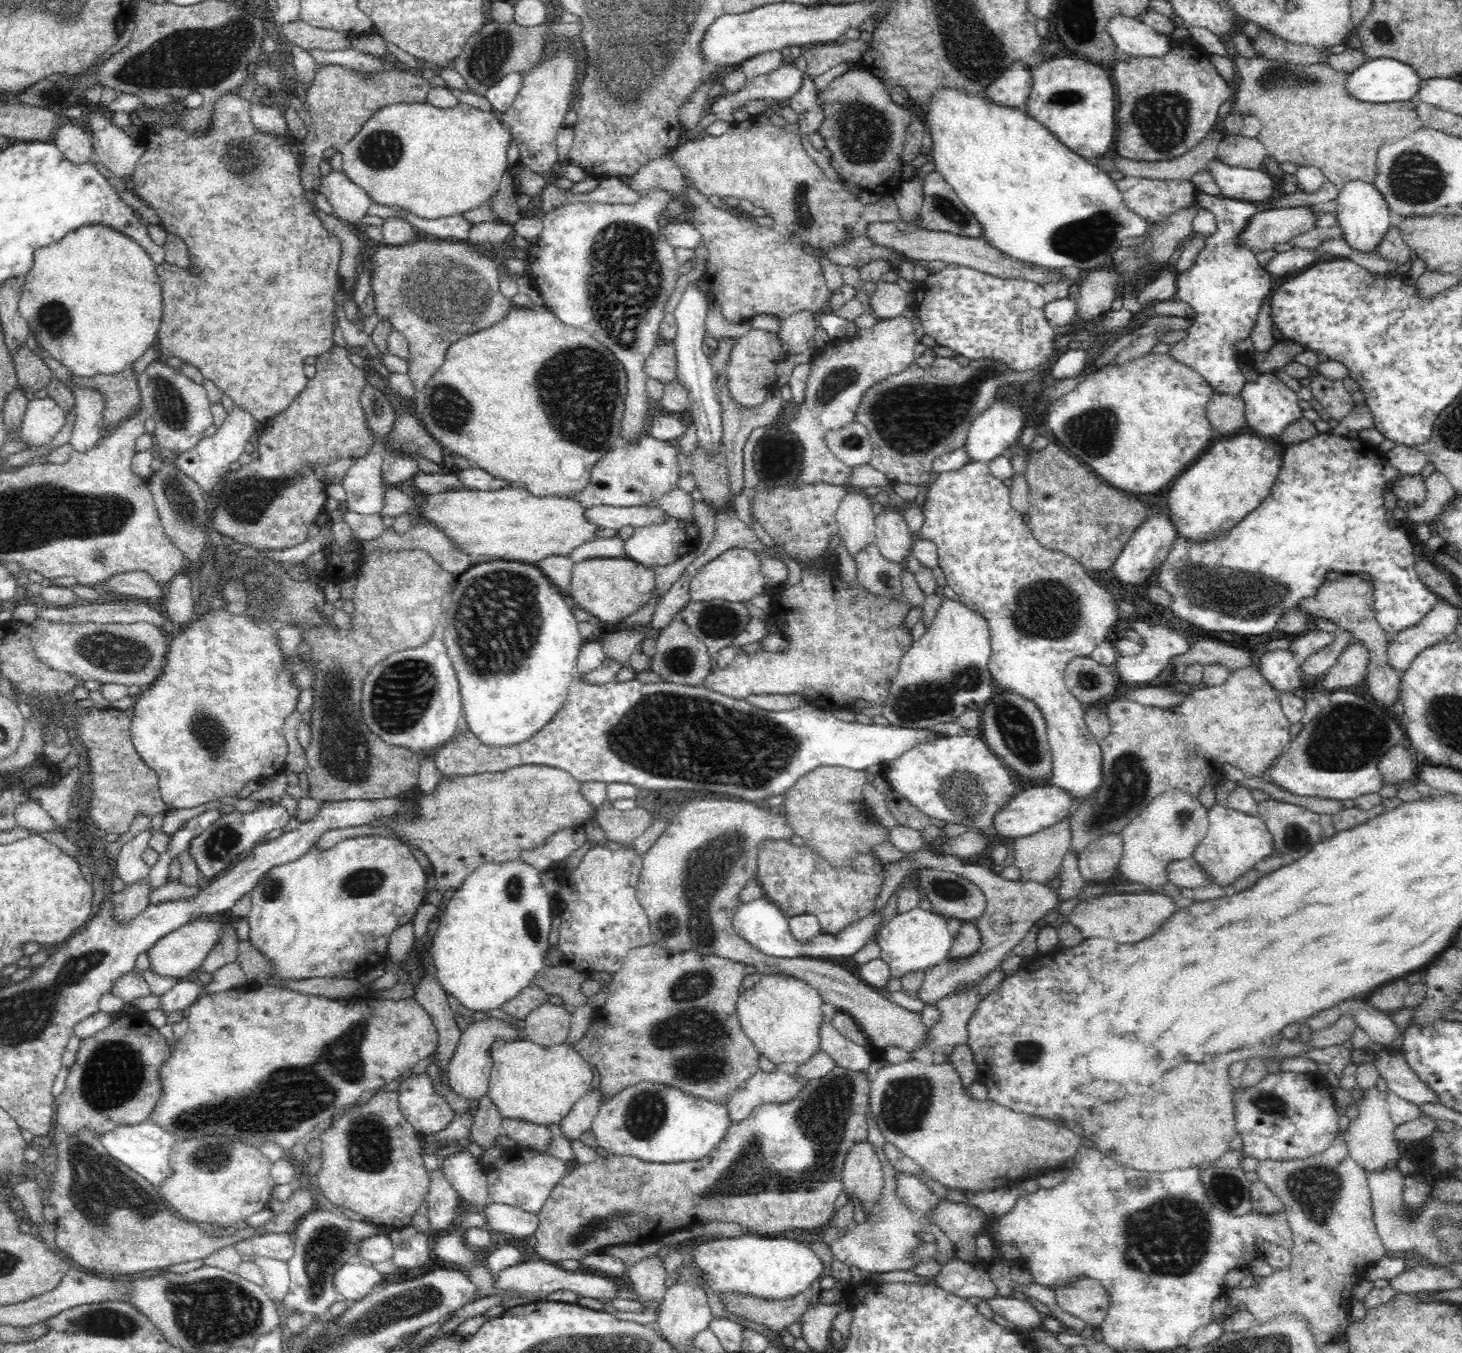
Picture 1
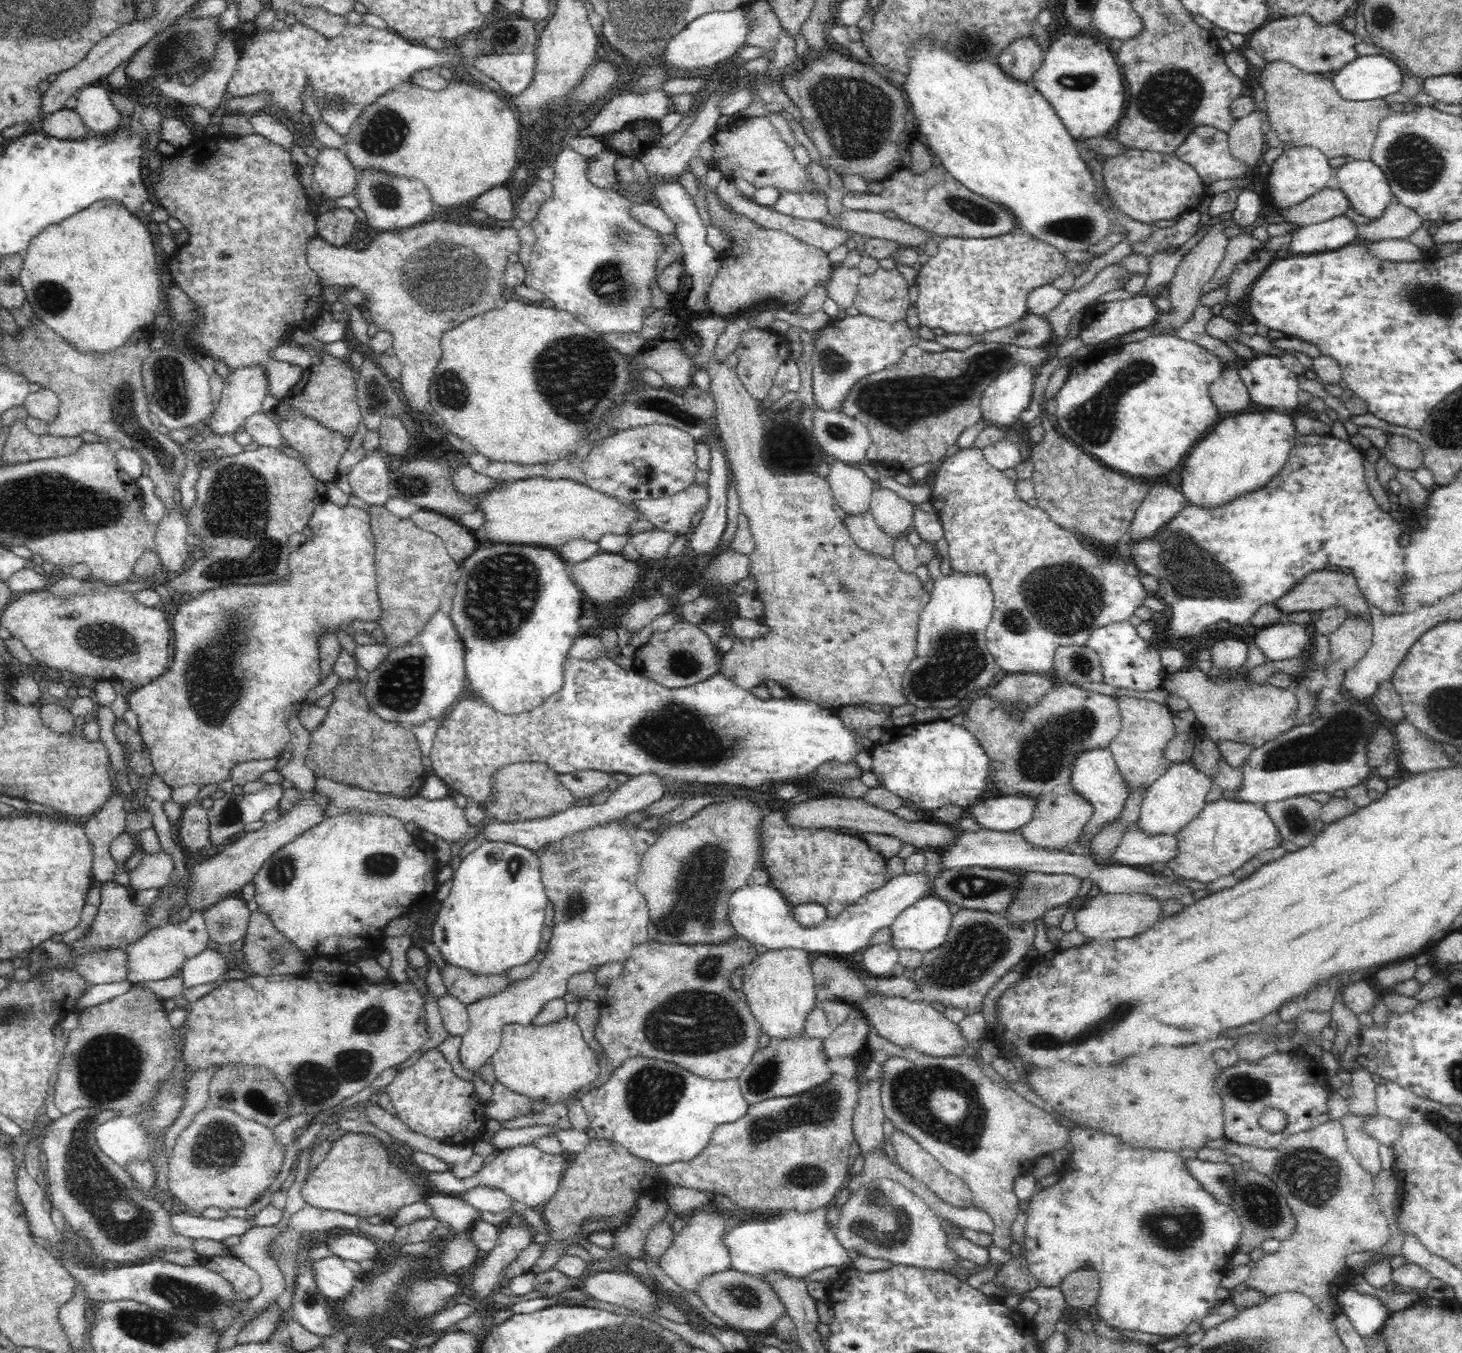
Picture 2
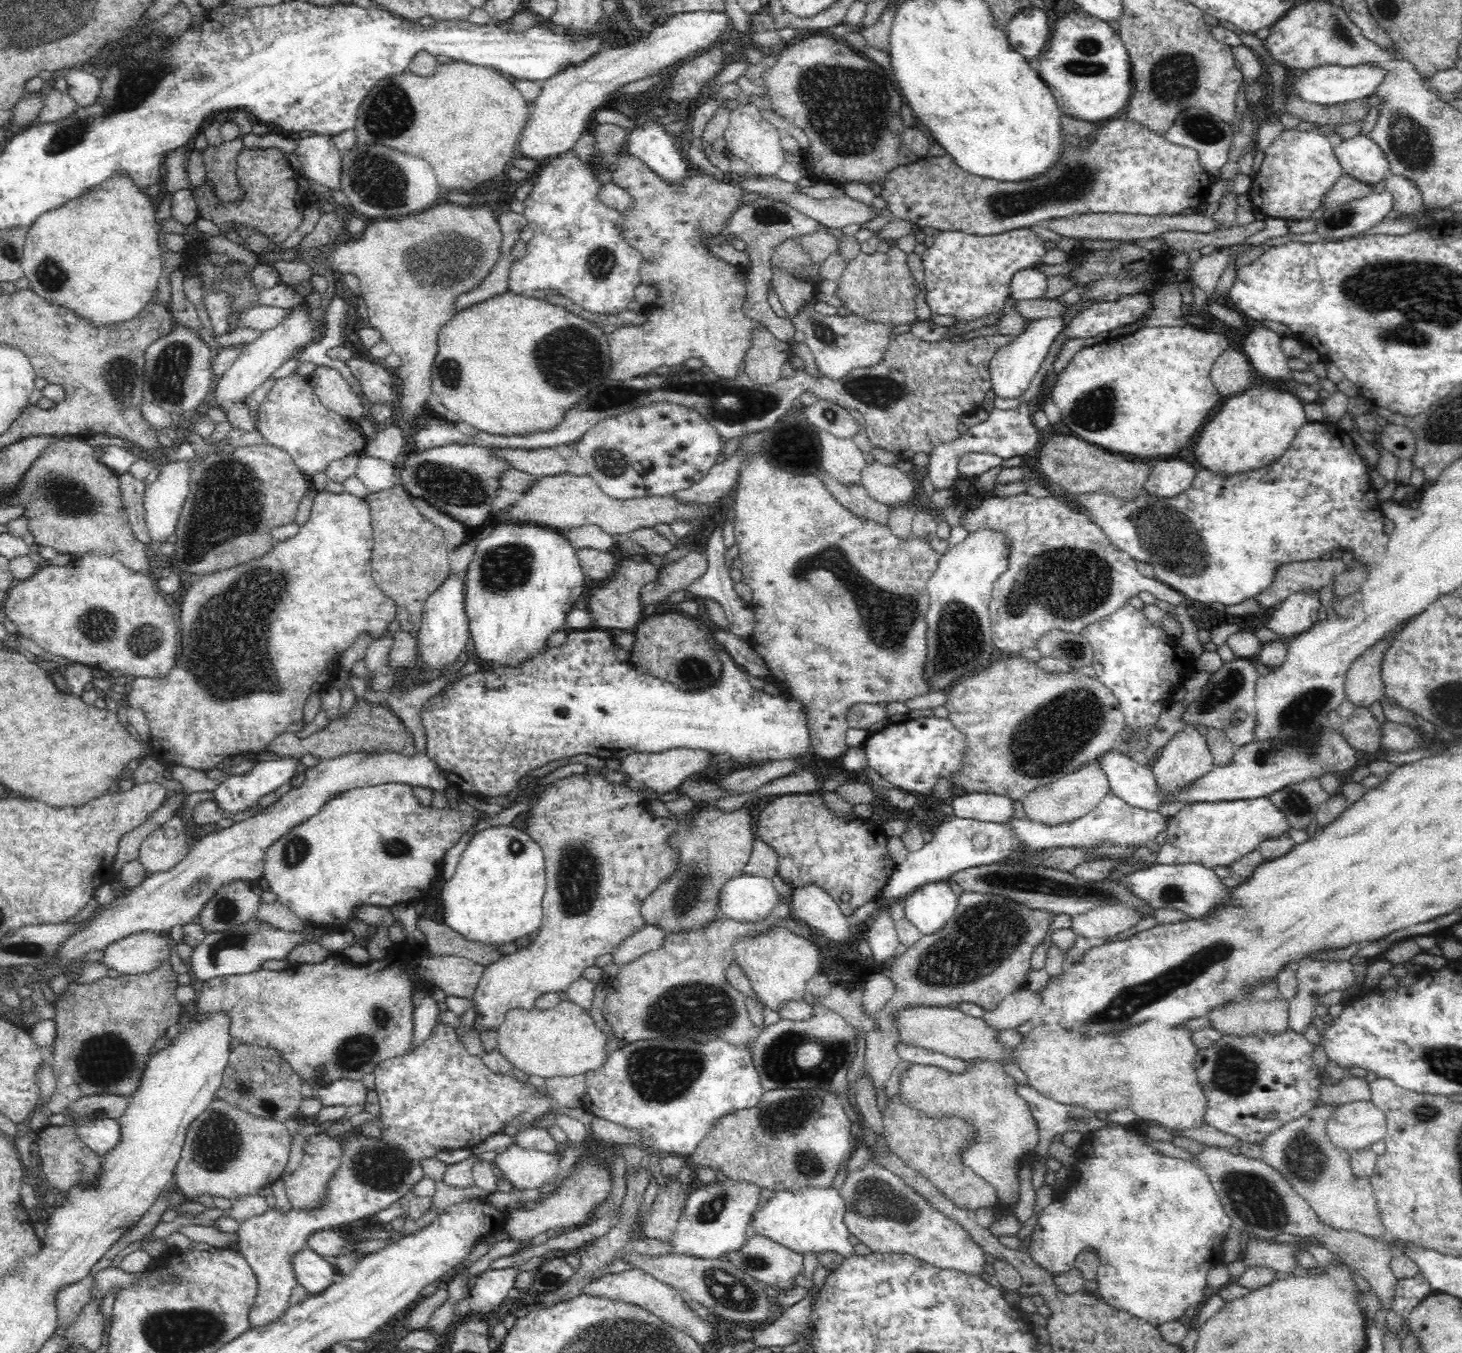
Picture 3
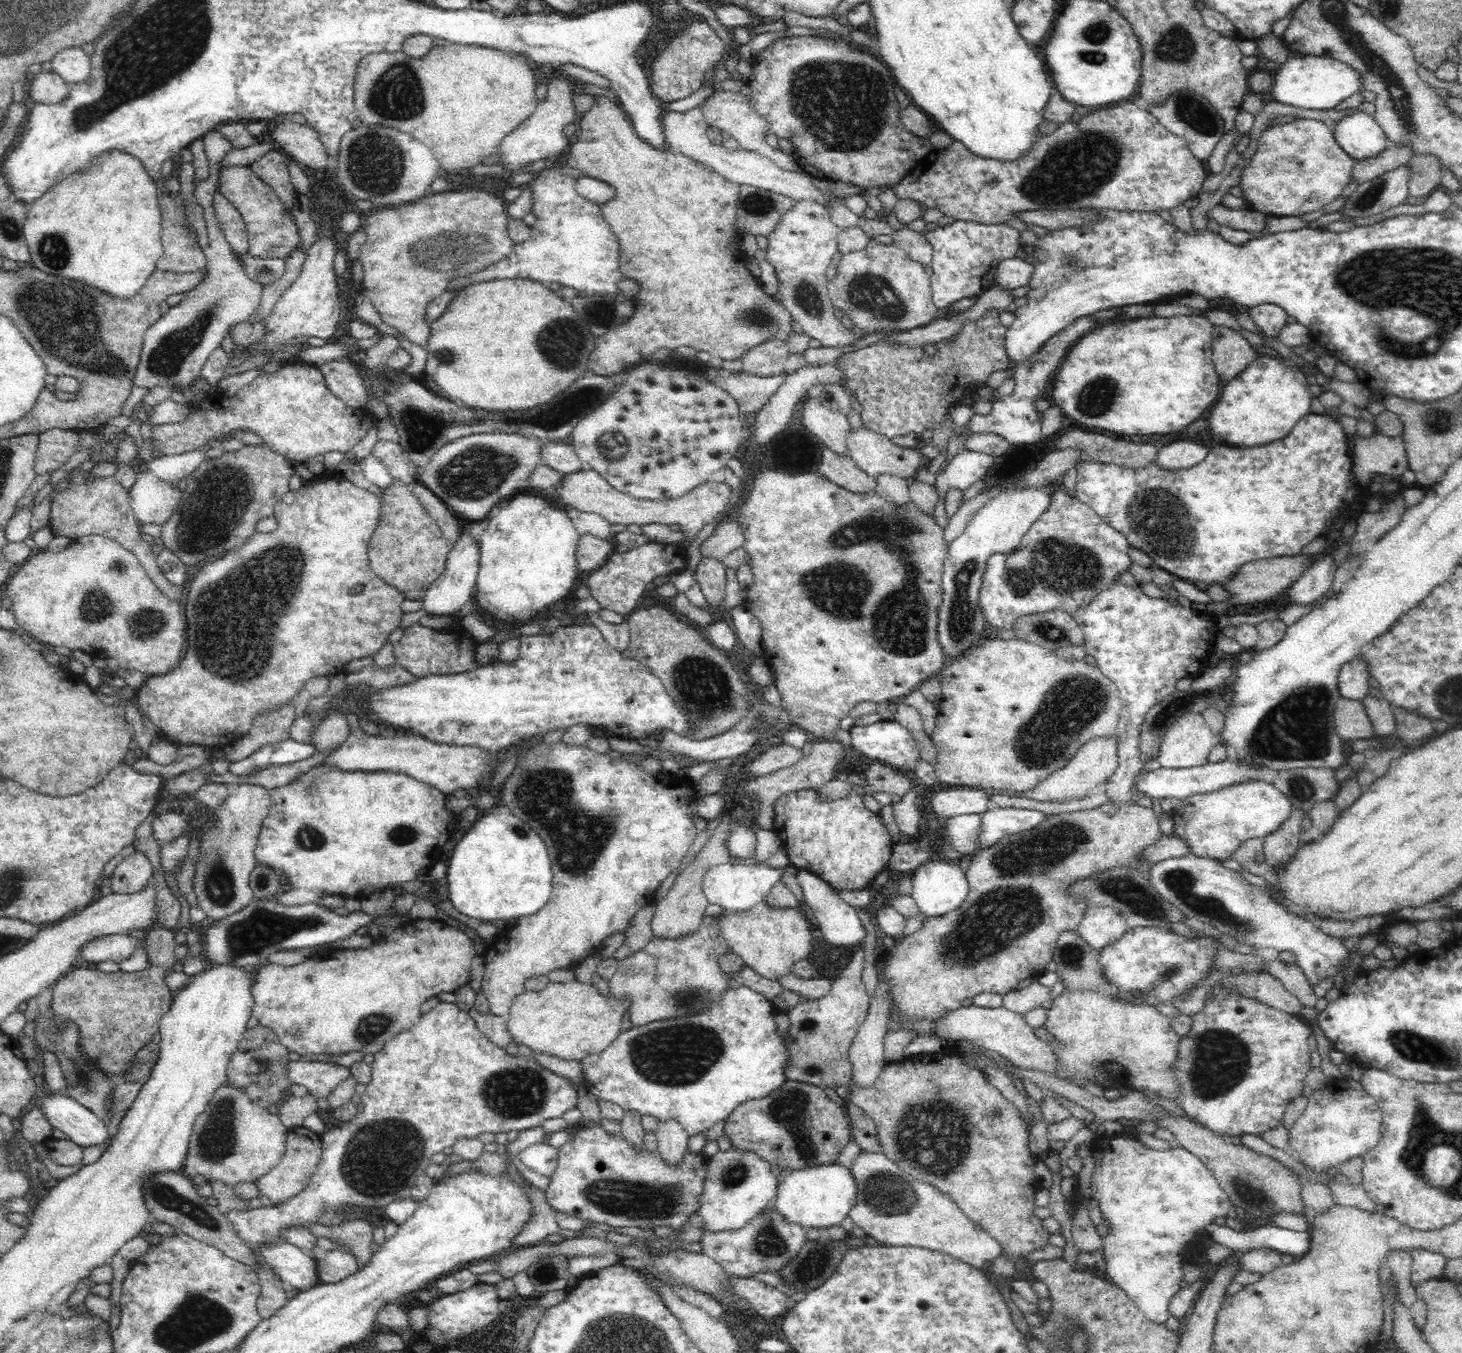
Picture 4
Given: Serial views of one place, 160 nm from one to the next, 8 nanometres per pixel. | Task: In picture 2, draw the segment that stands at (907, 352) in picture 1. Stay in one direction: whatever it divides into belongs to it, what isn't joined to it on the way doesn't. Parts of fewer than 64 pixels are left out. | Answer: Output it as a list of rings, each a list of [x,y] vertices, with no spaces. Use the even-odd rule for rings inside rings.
[[[858,314],[858,316],[848,315],[844,320],[831,321],[827,325],[816,329],[811,358],[812,392],[814,394],[814,404],[816,404],[814,408],[840,410],[839,404],[857,380],[894,364],[903,355],[904,349],[908,345],[916,344],[916,342],[917,337],[905,321],[890,324],[862,314]]]

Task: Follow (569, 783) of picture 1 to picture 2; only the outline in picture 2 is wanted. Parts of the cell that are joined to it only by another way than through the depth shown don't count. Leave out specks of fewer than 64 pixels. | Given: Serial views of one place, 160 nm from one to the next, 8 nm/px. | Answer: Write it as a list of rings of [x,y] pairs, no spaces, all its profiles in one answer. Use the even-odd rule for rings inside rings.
[[[517,763],[508,767],[502,768],[498,774],[495,775],[495,786],[497,789],[497,802],[492,804],[483,805],[485,816],[496,821],[515,821],[522,819],[549,817],[559,812],[565,811],[572,805],[576,805],[576,798],[572,792],[563,784],[558,782],[555,777],[556,772],[551,768],[545,768],[542,764],[534,763]]]

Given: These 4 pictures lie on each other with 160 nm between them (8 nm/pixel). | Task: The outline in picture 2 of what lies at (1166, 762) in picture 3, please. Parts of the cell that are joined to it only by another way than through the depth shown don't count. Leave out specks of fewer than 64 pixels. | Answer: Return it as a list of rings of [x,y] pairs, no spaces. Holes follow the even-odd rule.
[[[1191,759],[1170,763],[1146,791],[1138,821],[1146,833],[1174,835],[1207,803],[1206,796],[1214,786],[1210,776],[1202,774]]]

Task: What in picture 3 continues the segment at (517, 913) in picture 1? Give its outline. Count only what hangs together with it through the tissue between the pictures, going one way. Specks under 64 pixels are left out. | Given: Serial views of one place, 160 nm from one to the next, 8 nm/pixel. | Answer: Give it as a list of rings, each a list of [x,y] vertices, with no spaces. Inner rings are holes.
[[[514,823],[500,824],[478,831],[462,851],[452,878],[444,882],[441,893],[444,923],[460,931],[466,939],[482,941],[494,948],[529,938],[536,932],[543,919],[541,902],[546,892],[545,870],[542,847],[524,832],[524,829],[516,829]]]

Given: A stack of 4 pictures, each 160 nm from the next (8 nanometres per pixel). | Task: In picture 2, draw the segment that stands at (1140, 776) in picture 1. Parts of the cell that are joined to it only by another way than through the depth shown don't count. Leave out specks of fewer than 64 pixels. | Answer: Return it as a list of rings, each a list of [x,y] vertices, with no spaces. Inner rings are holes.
[[[1197,667],[1182,668],[1174,674],[1167,674],[1165,690],[1184,698],[1194,712],[1199,734],[1208,736],[1218,744],[1220,740],[1232,740],[1241,744],[1251,744],[1252,748],[1272,740],[1276,735],[1289,731],[1296,723],[1298,701],[1292,690],[1266,684],[1243,684],[1233,676],[1227,681],[1211,680]],[[1125,695],[1118,697],[1118,700],[1120,715],[1122,715],[1122,728],[1108,748],[1120,767],[1120,773],[1127,777],[1132,793],[1140,786],[1149,788],[1153,780],[1156,780],[1156,777],[1165,771],[1168,764],[1172,763],[1164,760],[1161,752],[1166,741],[1173,735],[1175,728],[1171,719],[1172,711],[1165,704]]]

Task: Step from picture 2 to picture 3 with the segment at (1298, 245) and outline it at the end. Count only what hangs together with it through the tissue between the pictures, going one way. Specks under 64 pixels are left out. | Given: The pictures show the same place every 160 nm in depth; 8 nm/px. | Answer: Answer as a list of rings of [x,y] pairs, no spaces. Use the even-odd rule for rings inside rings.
[[[1385,186],[1379,187],[1368,196],[1353,198],[1326,208],[1316,222],[1314,232],[1329,240],[1356,236],[1375,226],[1384,216],[1388,216],[1392,208],[1392,191]]]

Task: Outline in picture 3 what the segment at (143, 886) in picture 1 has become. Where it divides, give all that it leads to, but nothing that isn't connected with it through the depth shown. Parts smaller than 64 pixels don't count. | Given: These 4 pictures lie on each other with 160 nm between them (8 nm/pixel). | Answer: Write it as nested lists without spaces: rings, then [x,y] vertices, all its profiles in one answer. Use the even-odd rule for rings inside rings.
[[[172,817],[155,828],[141,843],[140,863],[149,872],[155,873],[178,864],[187,854],[191,845],[186,833],[186,820]]]

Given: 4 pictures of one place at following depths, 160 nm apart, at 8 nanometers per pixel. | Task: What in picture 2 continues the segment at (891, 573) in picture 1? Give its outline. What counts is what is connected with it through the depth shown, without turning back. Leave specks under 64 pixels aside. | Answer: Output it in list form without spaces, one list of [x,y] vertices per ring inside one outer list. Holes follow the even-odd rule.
[[[871,511],[864,514],[844,514],[844,522],[846,522],[847,531],[852,539],[862,548],[880,554],[884,558],[888,558],[894,552],[893,536],[885,532],[875,520]]]

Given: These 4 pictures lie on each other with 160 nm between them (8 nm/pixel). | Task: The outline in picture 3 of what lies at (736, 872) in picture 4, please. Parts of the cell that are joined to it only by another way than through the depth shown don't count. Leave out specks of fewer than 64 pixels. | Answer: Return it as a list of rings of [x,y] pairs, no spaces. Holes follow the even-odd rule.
[[[742,872],[717,892],[717,913],[740,922],[753,921],[767,915],[780,898],[771,878]]]

